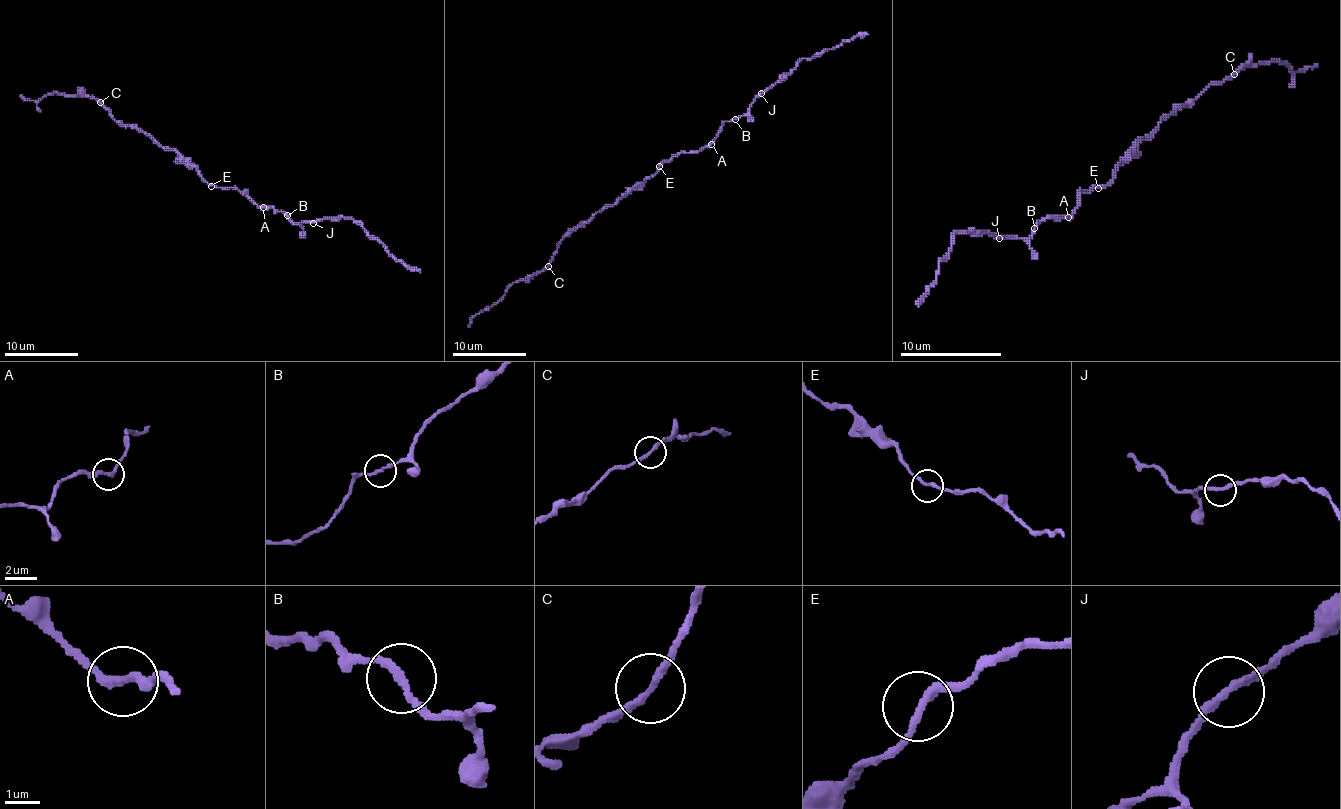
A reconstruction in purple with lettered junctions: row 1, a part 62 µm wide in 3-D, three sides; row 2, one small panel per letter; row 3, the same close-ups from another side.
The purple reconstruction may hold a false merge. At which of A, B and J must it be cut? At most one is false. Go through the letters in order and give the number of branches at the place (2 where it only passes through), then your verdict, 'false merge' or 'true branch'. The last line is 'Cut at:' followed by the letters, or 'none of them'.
A: branches 2; false merge
B: branches 2; true branch
J: branches 2; true branch
Cut at: A

